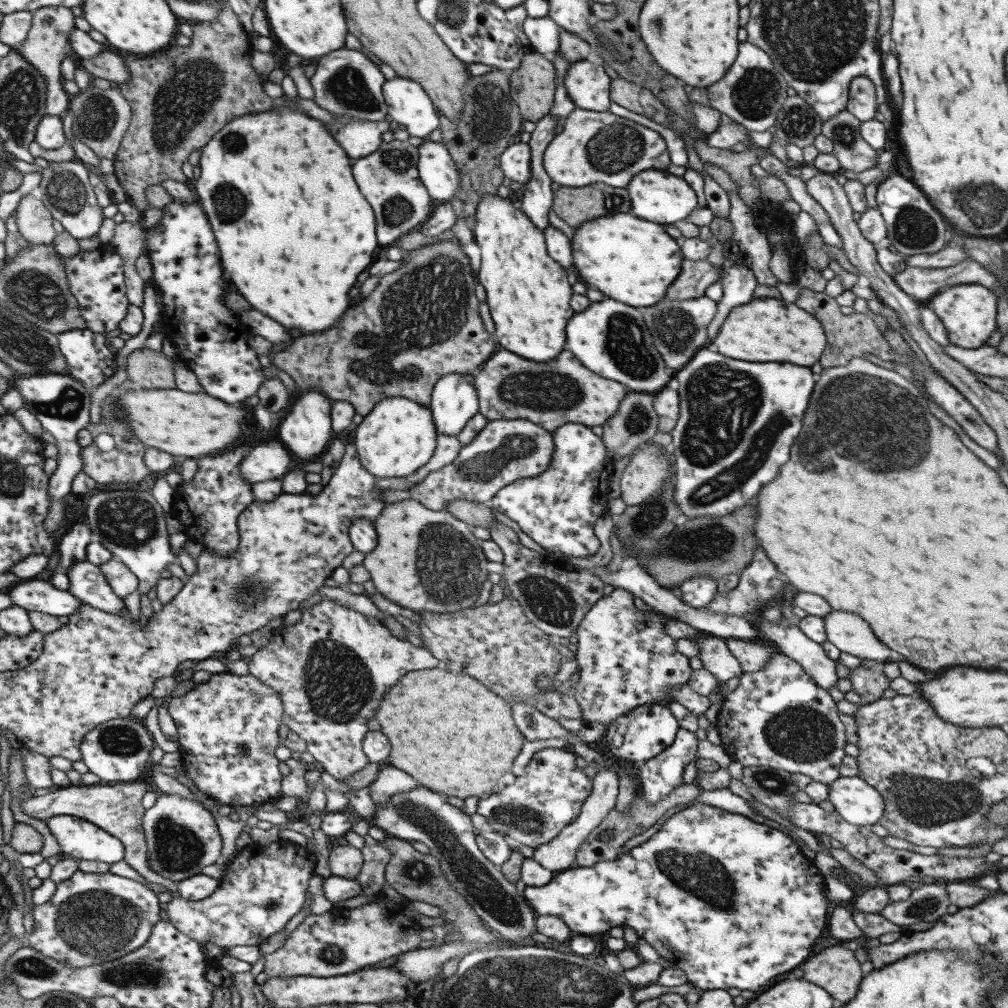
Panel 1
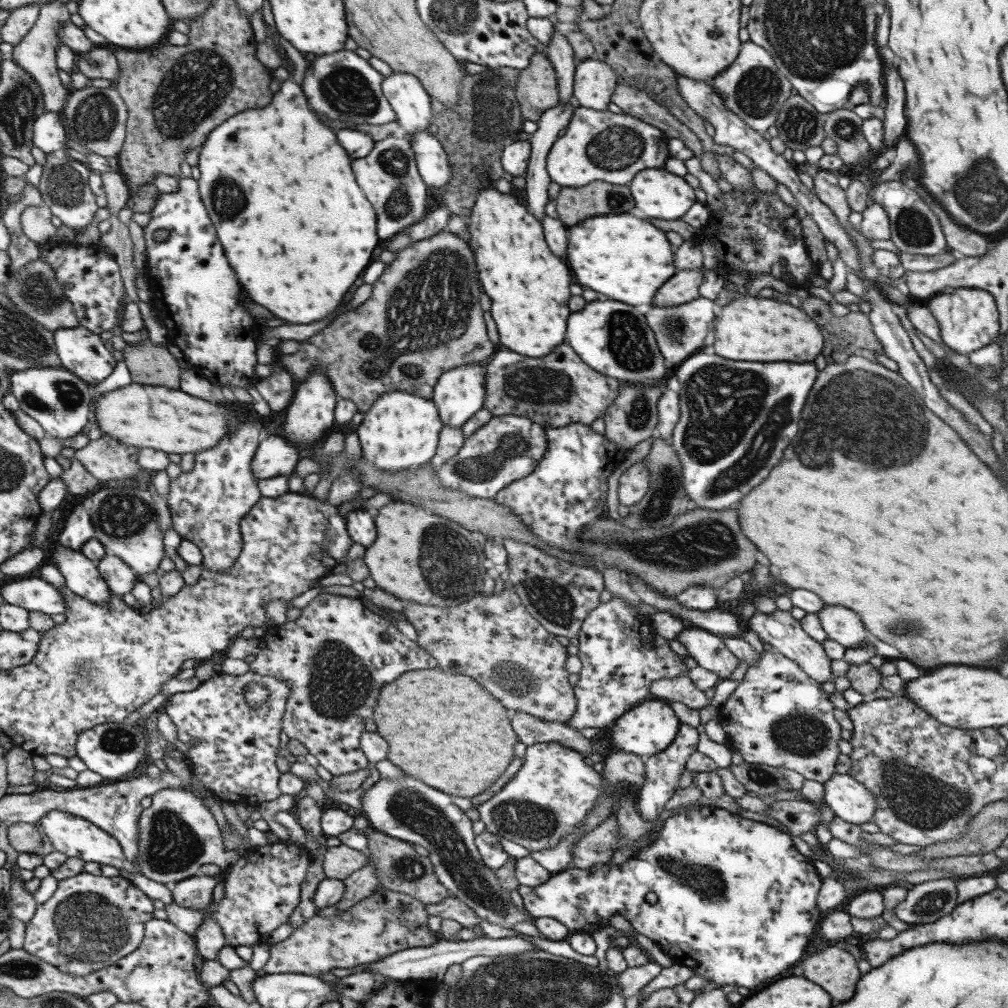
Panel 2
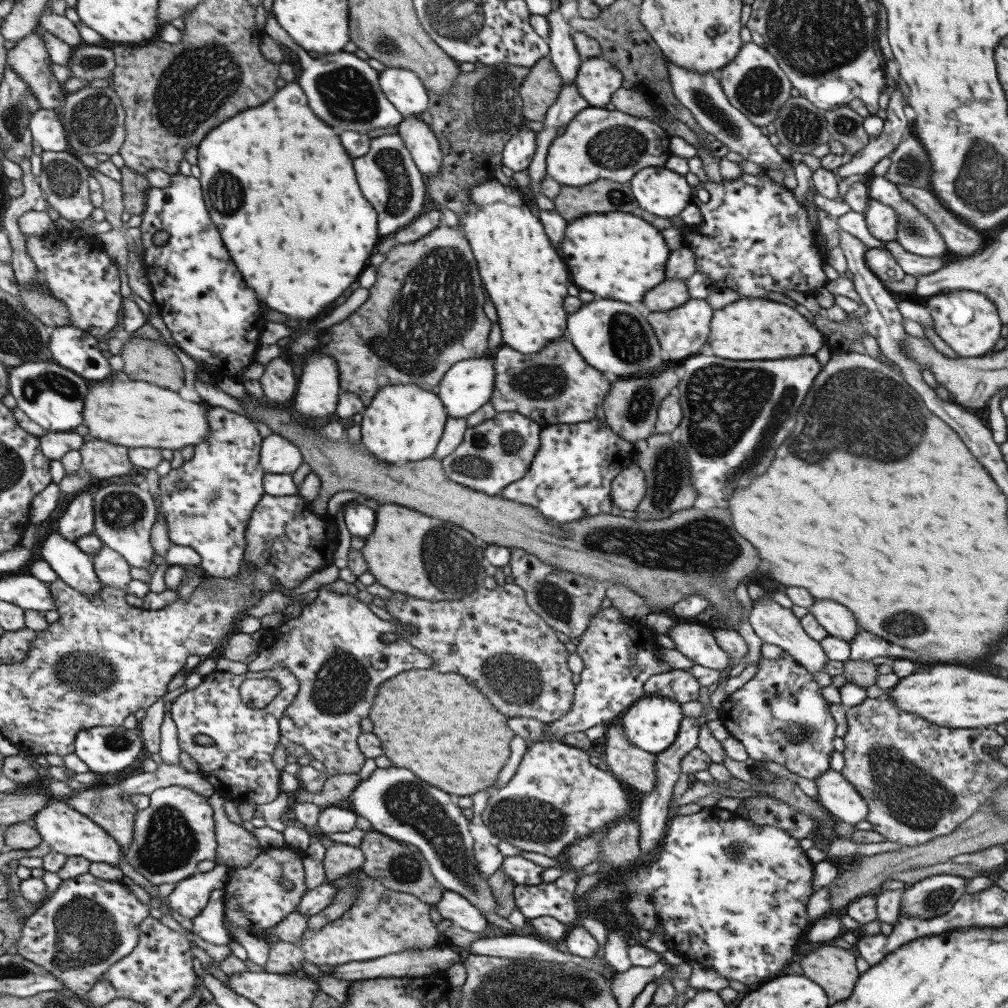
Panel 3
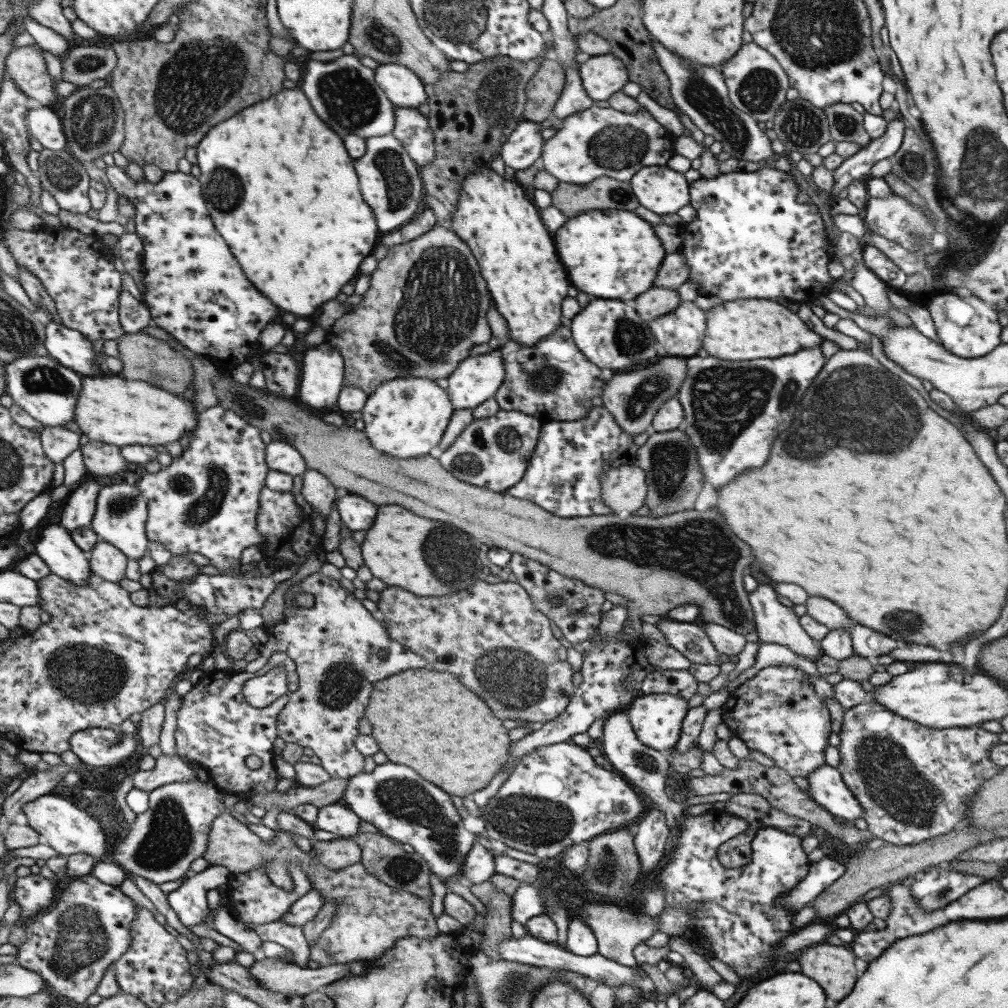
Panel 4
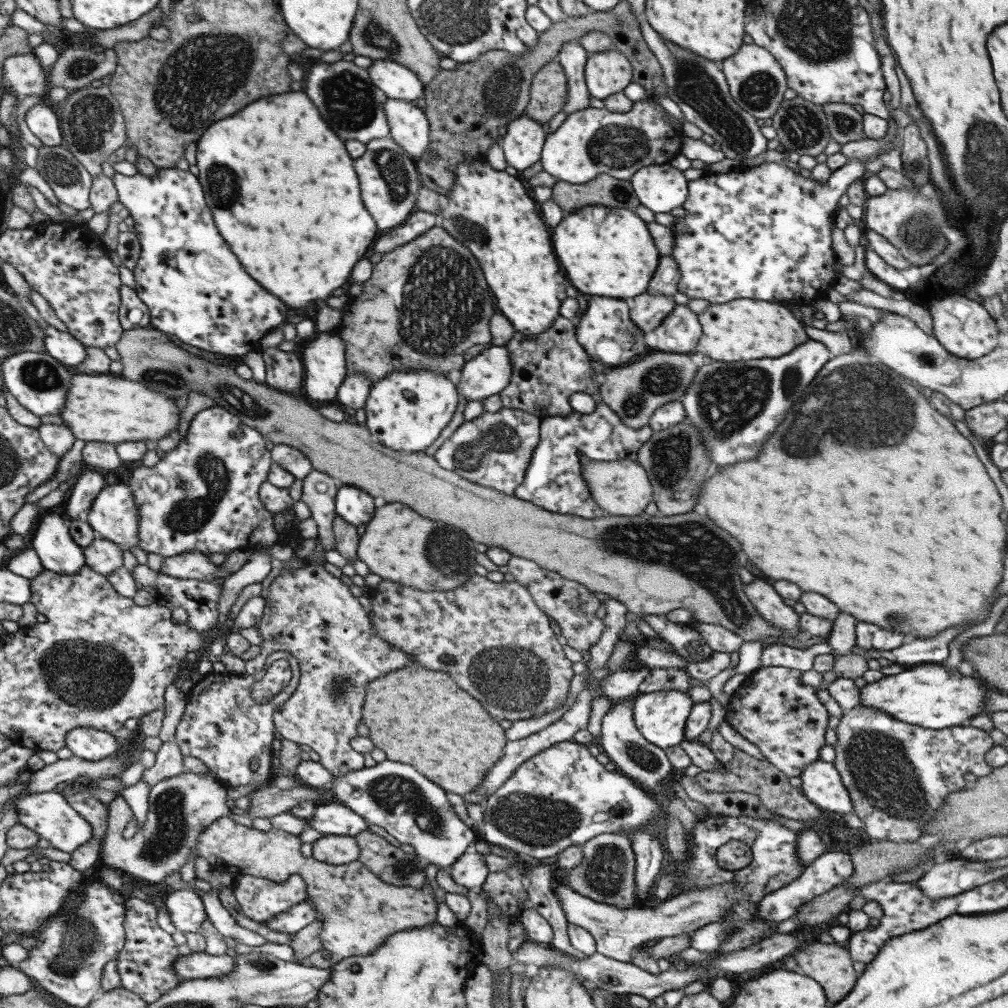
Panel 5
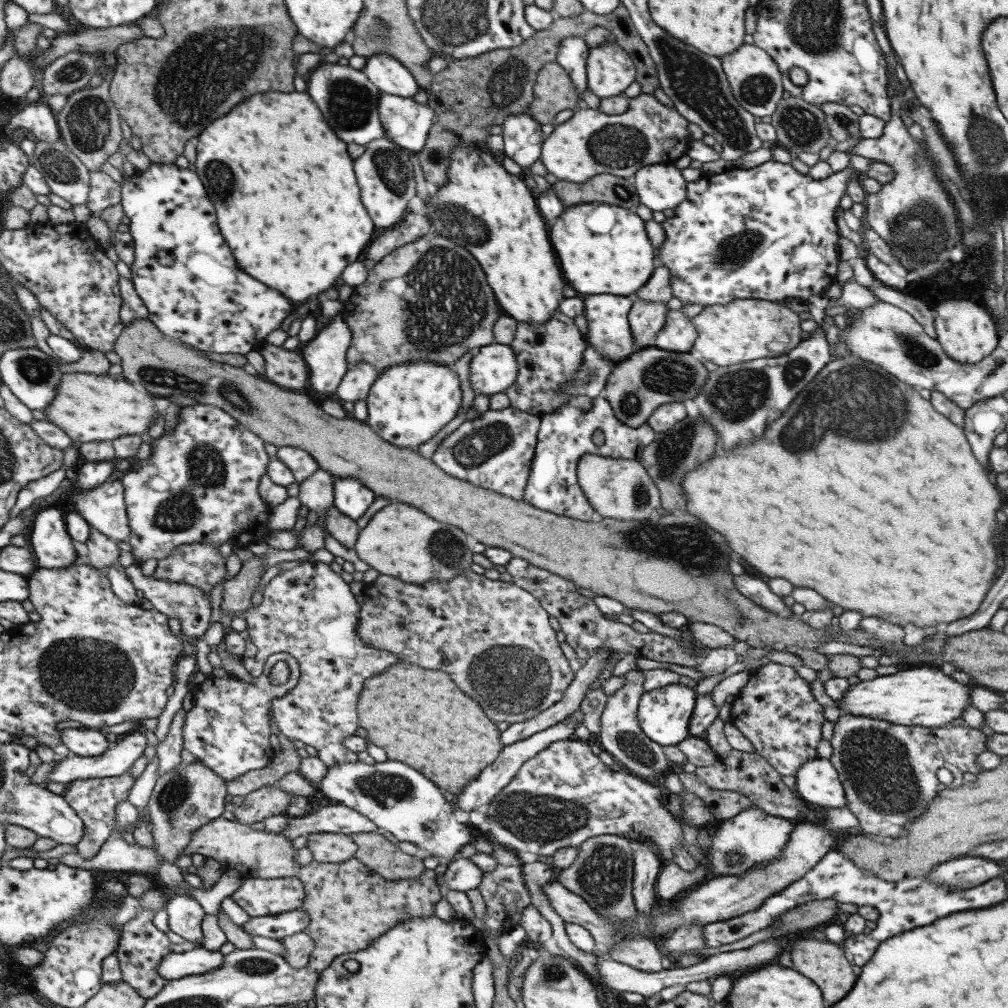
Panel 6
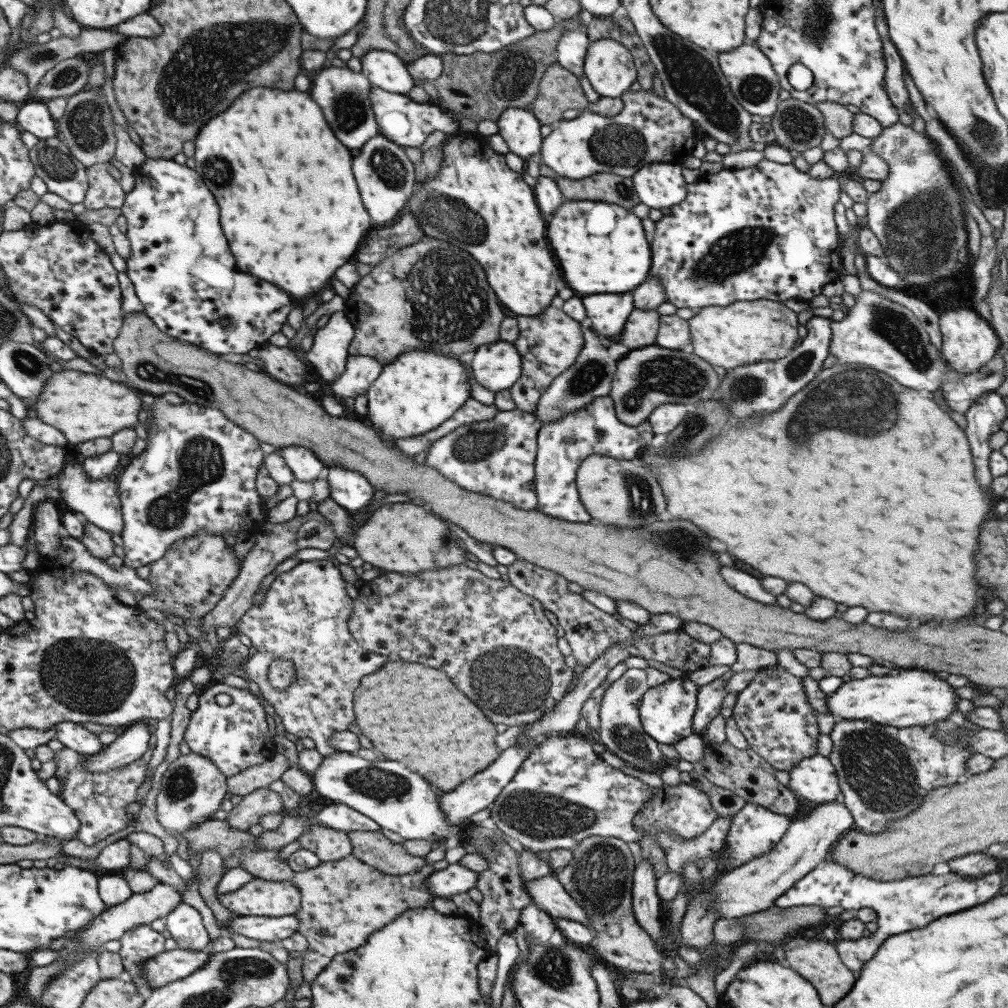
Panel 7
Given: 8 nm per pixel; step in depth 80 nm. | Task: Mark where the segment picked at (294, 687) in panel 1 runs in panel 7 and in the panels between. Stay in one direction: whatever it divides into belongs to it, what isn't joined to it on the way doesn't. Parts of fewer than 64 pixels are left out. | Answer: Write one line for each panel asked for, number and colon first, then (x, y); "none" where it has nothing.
2: (333, 658)
3: (334, 649)
4: (340, 649)
5: (309, 613)
6: (308, 611)
7: (303, 618)

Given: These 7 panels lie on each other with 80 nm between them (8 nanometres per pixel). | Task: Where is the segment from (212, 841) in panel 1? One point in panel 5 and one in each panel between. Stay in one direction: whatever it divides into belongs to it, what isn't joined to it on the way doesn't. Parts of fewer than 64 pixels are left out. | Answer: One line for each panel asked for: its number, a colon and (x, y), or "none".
2: (177, 834)
3: (176, 831)
4: (160, 845)
5: (179, 808)

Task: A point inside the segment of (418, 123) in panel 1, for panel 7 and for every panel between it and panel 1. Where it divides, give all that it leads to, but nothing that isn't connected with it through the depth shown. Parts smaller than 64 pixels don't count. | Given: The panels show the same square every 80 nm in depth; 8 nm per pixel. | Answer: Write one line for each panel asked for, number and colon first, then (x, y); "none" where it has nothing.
2: (410, 103)
3: (402, 88)
4: (401, 87)
5: (395, 81)
6: (389, 76)
7: (384, 70)

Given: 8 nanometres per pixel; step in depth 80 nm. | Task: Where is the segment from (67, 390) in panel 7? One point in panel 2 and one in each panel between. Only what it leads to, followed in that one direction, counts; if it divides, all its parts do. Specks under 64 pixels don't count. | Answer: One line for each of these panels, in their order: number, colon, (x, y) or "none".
2: (142, 416)
3: (133, 414)
4: (109, 409)
5: (106, 408)
6: (88, 407)

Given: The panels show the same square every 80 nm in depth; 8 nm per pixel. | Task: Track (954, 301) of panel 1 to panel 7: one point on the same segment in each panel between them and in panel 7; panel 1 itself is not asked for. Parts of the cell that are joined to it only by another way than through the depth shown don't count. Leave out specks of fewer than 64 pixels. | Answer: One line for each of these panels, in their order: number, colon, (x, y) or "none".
2: (968, 318)
3: (966, 321)
4: (965, 327)
5: (960, 324)
6: (965, 331)
7: (968, 342)

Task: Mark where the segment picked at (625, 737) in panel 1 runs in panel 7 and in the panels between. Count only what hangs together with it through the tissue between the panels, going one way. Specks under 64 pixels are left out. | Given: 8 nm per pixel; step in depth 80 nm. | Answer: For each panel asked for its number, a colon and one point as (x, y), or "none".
2: (648, 728)
3: (651, 723)
4: (656, 719)
5: (660, 716)
6: (663, 714)
7: (665, 711)

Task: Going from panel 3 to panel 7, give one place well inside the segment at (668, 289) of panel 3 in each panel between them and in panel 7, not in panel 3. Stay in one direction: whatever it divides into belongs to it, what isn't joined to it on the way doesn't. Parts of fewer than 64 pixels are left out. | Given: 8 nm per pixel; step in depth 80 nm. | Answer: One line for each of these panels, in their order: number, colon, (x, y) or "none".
4: (656, 302)
5: (647, 311)
6: (645, 319)
7: (640, 330)

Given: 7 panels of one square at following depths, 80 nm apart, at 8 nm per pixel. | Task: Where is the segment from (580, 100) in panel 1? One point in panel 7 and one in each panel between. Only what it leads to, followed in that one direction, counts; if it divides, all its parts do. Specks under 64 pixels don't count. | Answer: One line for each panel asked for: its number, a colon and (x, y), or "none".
2: (593, 82)
3: (596, 79)
4: (602, 75)
5: (607, 72)
6: (609, 70)
7: (608, 66)

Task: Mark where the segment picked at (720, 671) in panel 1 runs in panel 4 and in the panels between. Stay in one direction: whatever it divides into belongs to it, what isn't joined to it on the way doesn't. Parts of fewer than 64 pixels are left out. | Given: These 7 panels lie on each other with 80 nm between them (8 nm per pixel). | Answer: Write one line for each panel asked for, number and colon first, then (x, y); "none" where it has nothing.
2: (708, 650)
3: (693, 640)
4: (690, 640)

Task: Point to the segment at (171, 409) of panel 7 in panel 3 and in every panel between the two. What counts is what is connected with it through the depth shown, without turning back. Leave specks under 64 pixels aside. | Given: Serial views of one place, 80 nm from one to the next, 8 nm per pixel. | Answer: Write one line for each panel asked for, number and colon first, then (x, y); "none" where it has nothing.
3: (206, 502)
4: (205, 500)
5: (203, 495)
6: (200, 484)

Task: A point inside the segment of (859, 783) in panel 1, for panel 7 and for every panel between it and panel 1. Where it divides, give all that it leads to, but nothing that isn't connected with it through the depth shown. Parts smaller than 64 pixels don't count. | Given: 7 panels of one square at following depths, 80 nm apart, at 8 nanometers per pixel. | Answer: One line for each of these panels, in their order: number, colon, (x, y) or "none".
2: (849, 801)
3: (838, 797)
4: (826, 788)
5: (820, 783)
6: (816, 781)
7: (813, 778)

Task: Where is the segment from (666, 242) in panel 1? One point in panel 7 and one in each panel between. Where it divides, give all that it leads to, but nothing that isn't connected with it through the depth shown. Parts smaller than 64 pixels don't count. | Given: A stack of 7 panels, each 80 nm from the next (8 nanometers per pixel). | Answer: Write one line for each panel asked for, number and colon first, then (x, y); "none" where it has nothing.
2: (618, 255)
3: (614, 255)
4: (613, 254)
5: (604, 251)
6: (602, 249)
7: (600, 247)

